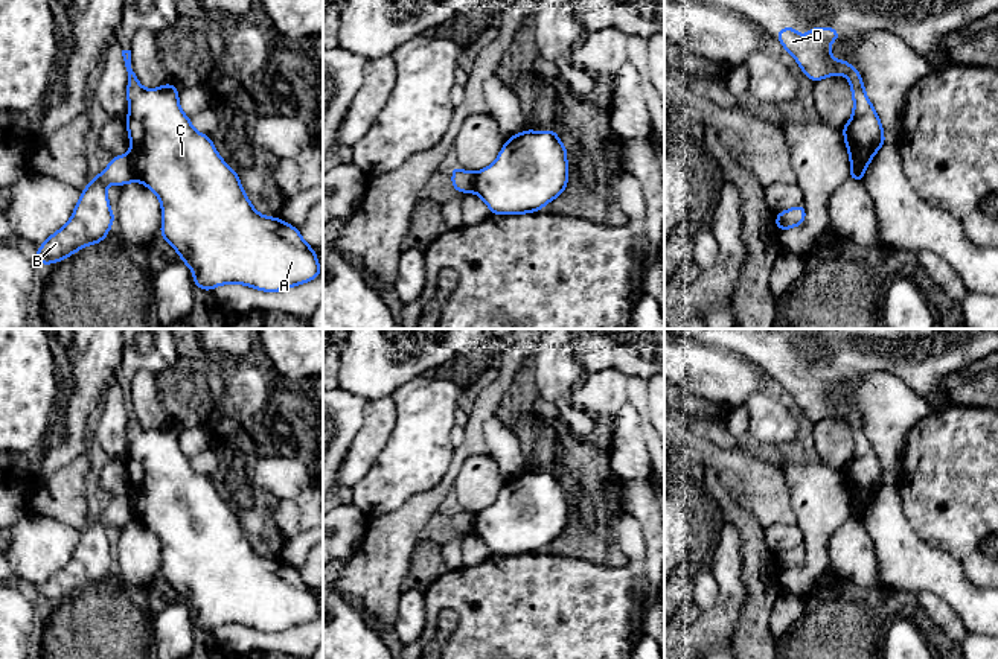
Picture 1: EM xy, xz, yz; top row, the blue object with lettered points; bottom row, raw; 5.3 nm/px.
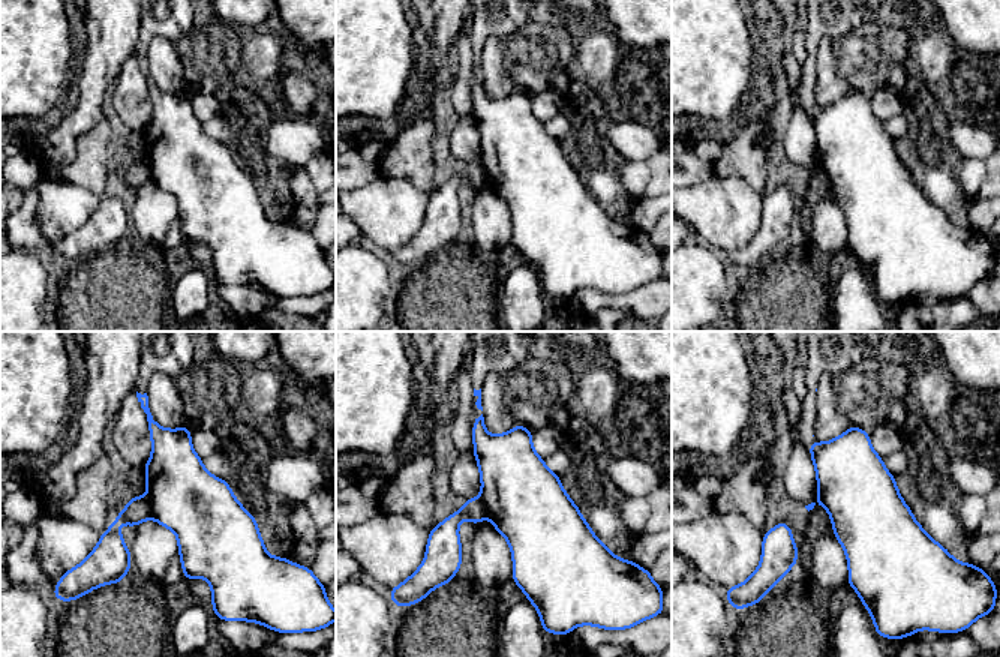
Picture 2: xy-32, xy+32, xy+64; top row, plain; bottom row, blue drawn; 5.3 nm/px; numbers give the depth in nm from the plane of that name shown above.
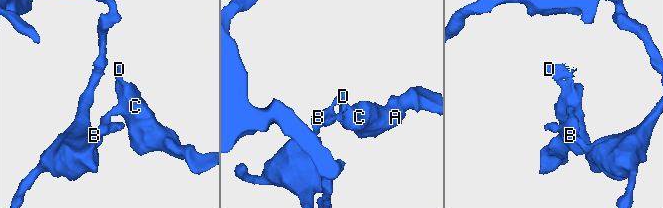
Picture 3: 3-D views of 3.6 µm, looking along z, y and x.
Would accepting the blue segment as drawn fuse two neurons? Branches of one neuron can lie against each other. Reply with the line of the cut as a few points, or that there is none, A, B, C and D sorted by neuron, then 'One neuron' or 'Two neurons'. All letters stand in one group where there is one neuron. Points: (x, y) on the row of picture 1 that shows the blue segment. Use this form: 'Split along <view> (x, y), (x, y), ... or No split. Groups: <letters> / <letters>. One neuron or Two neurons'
Split along xy (128, 154), (136, 180). Groups: A C D / B. Two neurons

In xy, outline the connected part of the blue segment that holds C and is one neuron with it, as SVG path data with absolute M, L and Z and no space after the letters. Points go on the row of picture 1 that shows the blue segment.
M122 50L128 72L128 117L125 126L130 134L130 155L136 170L136 181L152 190L162 204L160 236L181 256L194 274L195 286L212 291L227 283L245 285L265 292L279 292L317 279L321 274L315 250L302 237L299 228L280 218L268 218L254 210L248 201L239 174L233 172L216 152L212 138L198 132L181 108L178 88L168 82L146 90L140 85L133 68L131 50Z

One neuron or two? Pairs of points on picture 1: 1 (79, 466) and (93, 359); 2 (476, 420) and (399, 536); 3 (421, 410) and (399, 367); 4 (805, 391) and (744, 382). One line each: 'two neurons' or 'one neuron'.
1: two neurons
2: one neuron
3: two neurons
4: two neurons

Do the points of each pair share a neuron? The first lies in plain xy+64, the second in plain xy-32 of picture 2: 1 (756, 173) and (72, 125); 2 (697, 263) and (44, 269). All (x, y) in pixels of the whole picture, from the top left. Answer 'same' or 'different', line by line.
1: different
2: same

